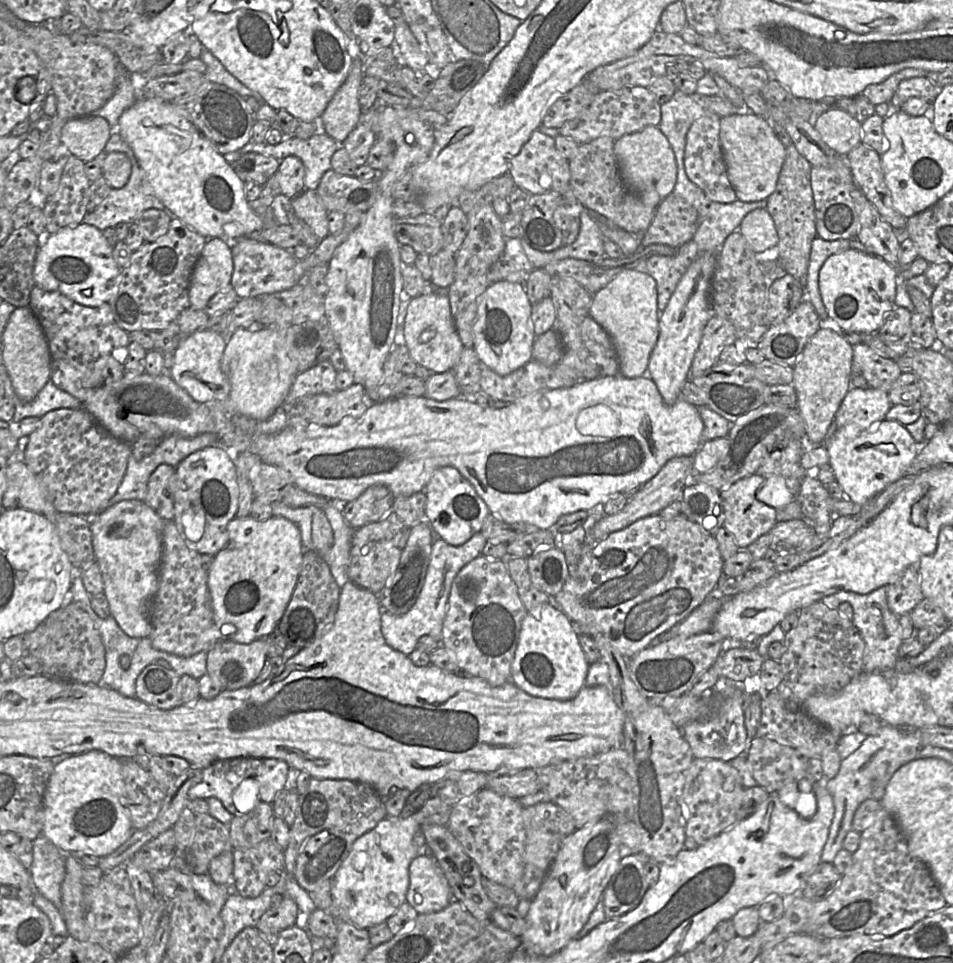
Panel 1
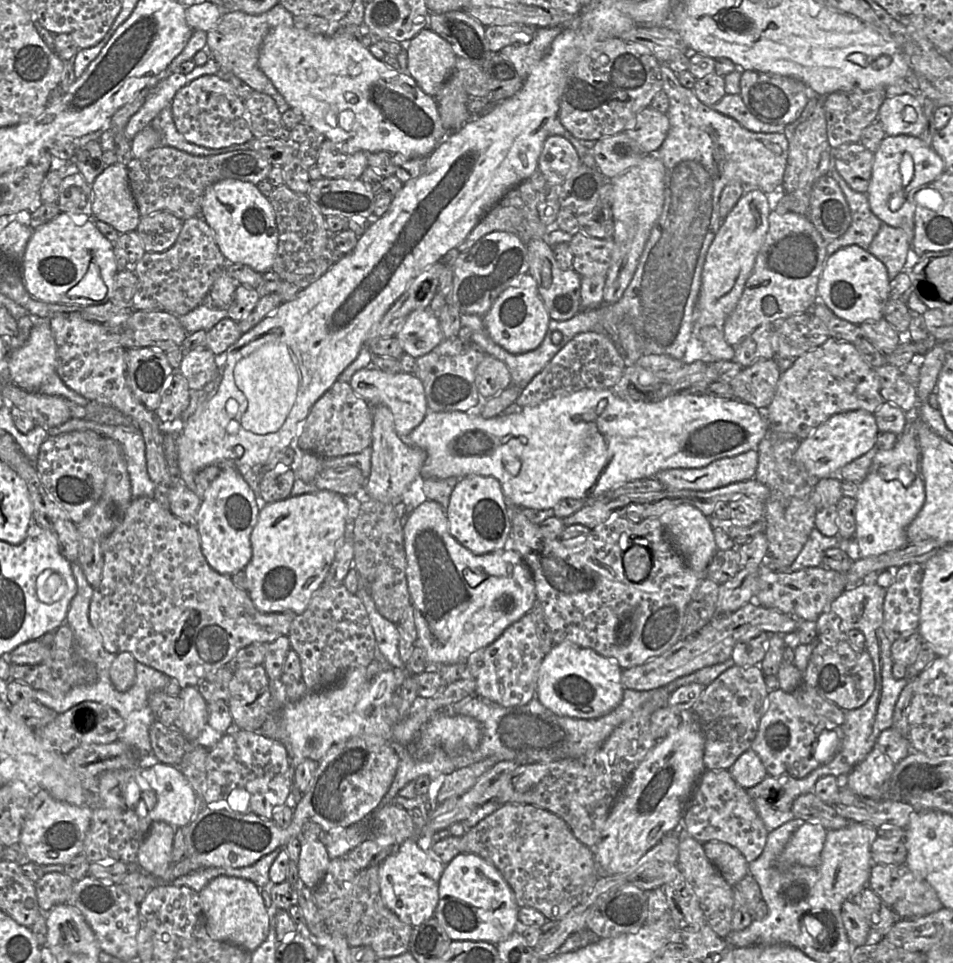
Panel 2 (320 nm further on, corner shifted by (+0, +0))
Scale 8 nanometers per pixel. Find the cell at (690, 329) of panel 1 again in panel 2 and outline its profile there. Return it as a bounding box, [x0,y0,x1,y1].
[682,189,770,364]

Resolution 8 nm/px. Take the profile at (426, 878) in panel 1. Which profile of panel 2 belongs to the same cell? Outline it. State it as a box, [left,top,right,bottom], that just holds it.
[434,853,520,945]

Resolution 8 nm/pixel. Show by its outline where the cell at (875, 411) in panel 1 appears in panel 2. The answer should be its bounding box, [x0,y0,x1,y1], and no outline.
[795,409,879,480]

